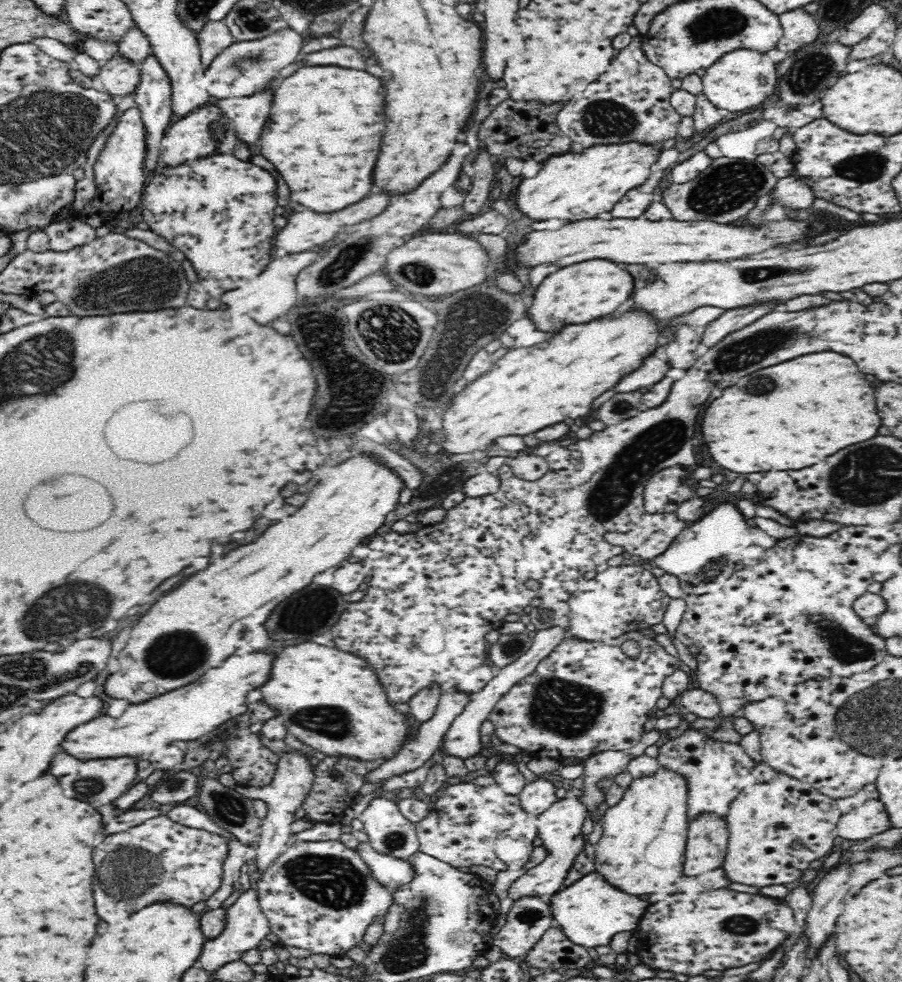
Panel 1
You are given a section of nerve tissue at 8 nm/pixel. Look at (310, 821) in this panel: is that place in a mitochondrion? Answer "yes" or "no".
no

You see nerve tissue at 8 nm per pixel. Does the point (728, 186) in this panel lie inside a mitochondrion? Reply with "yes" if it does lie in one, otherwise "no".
yes

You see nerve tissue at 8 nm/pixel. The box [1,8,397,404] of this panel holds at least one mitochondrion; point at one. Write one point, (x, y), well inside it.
(135, 280)

